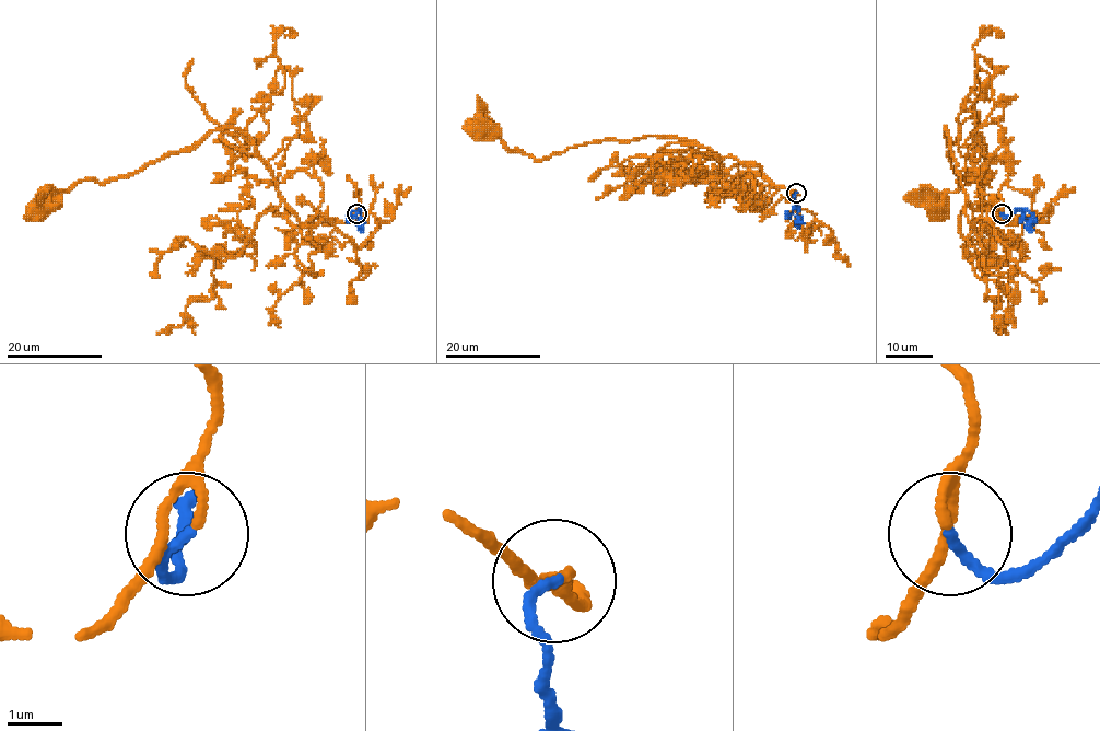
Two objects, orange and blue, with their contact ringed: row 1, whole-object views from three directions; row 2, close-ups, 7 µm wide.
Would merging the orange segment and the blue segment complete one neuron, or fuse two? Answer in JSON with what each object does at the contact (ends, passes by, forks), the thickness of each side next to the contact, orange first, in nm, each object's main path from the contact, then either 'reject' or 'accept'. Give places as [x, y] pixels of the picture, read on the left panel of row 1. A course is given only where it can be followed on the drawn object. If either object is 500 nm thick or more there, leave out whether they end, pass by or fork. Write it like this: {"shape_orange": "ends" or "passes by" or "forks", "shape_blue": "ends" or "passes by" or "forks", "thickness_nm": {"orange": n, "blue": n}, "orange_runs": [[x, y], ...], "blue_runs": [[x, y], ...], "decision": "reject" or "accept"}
{"shape_orange": "passes by", "shape_blue": "ends", "thickness_nm": {"orange": 120, "blue": 180}, "orange_runs": [[358, 212], [304, 225], [256, 146], [232, 127], [135, 172], [50, 194], [35, 209]], "blue_runs": [[357, 213], [359, 209], [362, 233]], "decision": "accept"}

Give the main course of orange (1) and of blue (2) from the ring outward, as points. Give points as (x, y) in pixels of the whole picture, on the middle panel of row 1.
1: (797, 193), (773, 186), (756, 164), (671, 137), (586, 141), (536, 161), (474, 129)
2: (795, 193), (799, 224), (802, 221)

